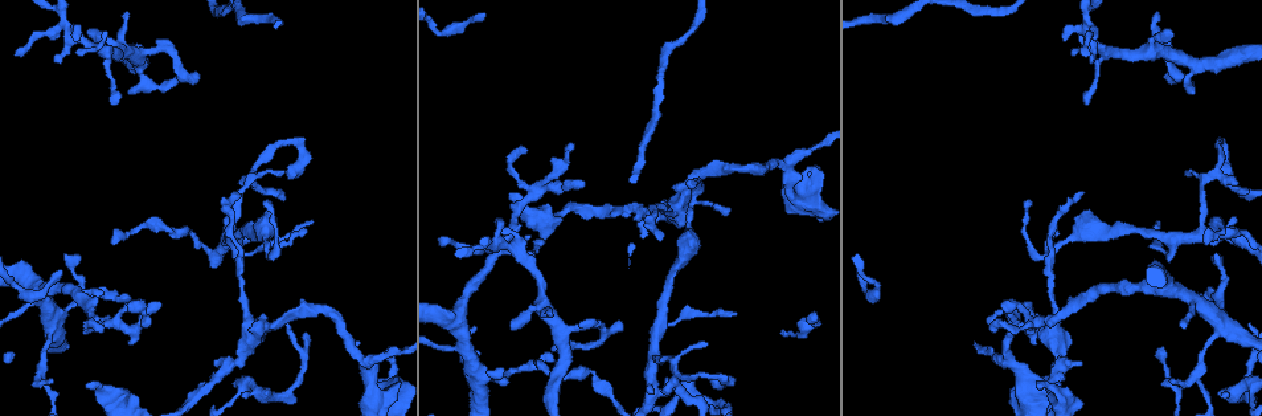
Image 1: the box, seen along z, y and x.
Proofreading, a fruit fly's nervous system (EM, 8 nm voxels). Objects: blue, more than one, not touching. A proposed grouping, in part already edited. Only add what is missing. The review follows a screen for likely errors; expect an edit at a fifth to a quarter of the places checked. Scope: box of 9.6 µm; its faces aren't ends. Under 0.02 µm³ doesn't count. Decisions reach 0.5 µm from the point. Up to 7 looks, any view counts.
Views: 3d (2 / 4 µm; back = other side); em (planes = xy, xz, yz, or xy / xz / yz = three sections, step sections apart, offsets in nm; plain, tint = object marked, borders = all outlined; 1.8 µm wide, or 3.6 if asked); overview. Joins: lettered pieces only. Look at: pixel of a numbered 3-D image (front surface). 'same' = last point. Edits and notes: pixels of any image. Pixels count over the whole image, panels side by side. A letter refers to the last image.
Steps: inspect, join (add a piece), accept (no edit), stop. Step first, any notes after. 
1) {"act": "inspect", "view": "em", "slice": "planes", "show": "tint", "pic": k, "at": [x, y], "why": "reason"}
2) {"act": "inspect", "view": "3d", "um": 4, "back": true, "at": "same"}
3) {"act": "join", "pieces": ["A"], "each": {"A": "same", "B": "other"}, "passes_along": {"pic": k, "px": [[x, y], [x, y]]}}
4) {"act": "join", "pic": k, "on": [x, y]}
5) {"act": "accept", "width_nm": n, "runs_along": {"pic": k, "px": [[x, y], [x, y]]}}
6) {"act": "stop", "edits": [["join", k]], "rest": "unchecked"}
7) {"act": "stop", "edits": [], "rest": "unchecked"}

{"act": "inspect", "view": "em", "slice": "planes", "show": "borders", "pic": 1, "at": [111, 243], "why": "an open end"}

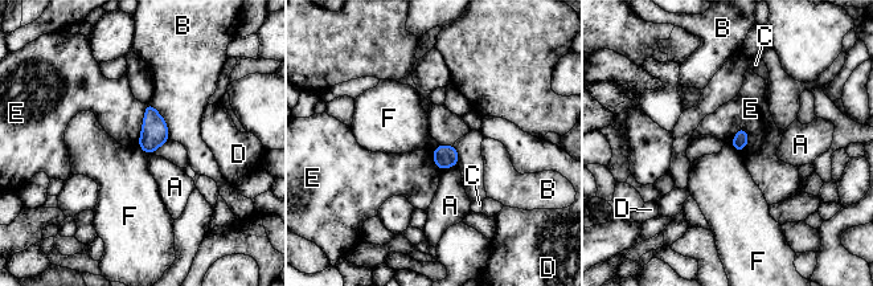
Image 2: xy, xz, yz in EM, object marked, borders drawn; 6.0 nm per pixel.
{"act": "accept", "width_nm": 90, "each": {"A": "other", "B": "other", "C": "other", "D": "other", "E": "other", "F": "other"}, "border": {"pic": 2, "px": [[729, 143], [741, 152]]}, "found": "no lettered piece goes on from it"}

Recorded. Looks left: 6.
{"act": "inspect", "view": "em", "slice": "xz", "step": 4, "show": "borders", "pic": 1, "at": [1157, 220], "why": "branch stops here"}

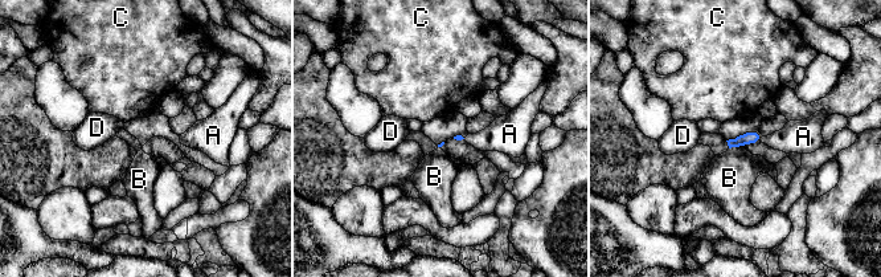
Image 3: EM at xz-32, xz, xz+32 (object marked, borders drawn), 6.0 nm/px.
{"act": "inspect", "view": "em", "slice": "planes", "show": "borders", "at": "same"}

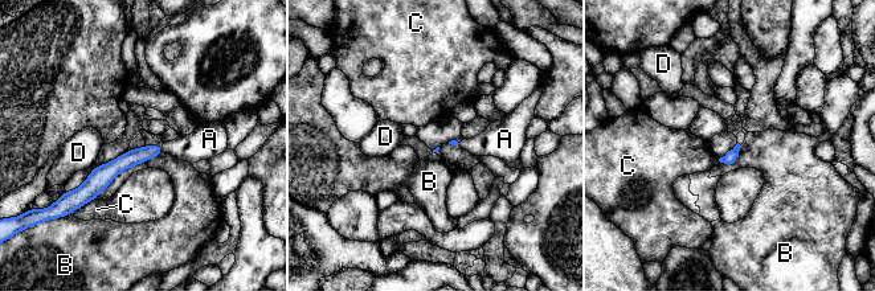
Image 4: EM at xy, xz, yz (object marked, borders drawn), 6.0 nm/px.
{"act": "join", "pieces": ["A"], "each": {"A": "same", "B": "other", "C": "other", "D": "other"}, "passes_along": {"pic": 4, "px": [[131, 158], [162, 148], [201, 144]]}, "found": "it goes on there"}

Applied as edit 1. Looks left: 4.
{"act": "inspect", "view": "3d", "um": 2, "pic": 1, "at": [584, 180], "why": "an open end"}

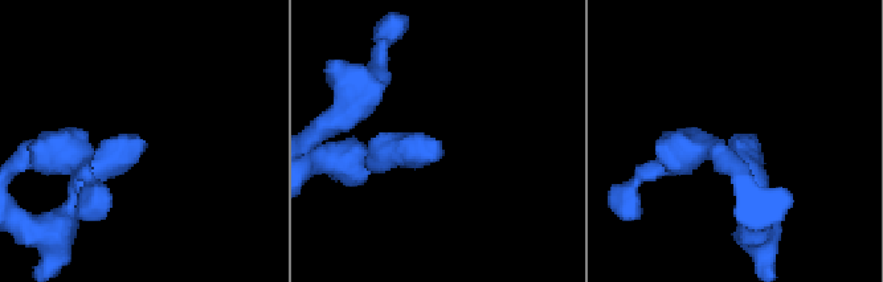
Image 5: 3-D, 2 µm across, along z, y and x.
{"act": "inspect", "view": "em", "slice": "xy", "step": 4, "show": "tint", "pic": 5, "at": [736, 142], "why": "now the EM"}

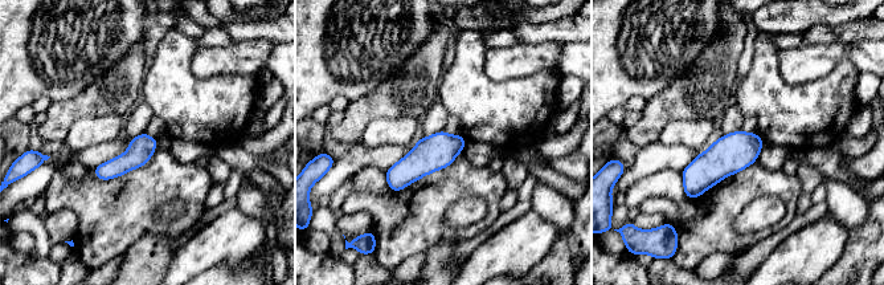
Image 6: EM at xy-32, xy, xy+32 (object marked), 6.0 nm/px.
{"act": "inspect", "view": "em", "slice": "planes", "show": "borders", "at": "same"}

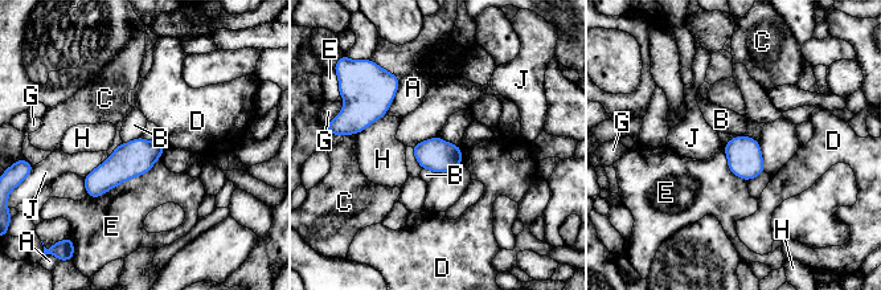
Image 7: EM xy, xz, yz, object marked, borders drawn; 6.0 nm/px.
{"act": "accept", "width_nm": 200, "each": {"A": "other", "B": "other", "C": "other", "D": "other", "E": "other", "G": "other", "H": "other", "J": "other"}, "border": {"pic": 7, "px": [[160, 156], [146, 172], [86, 195]]}, "found": "none of them fits"}

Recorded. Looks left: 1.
{"act": "stop", "edits": [["join", 4]], "rest": "unchecked"}

